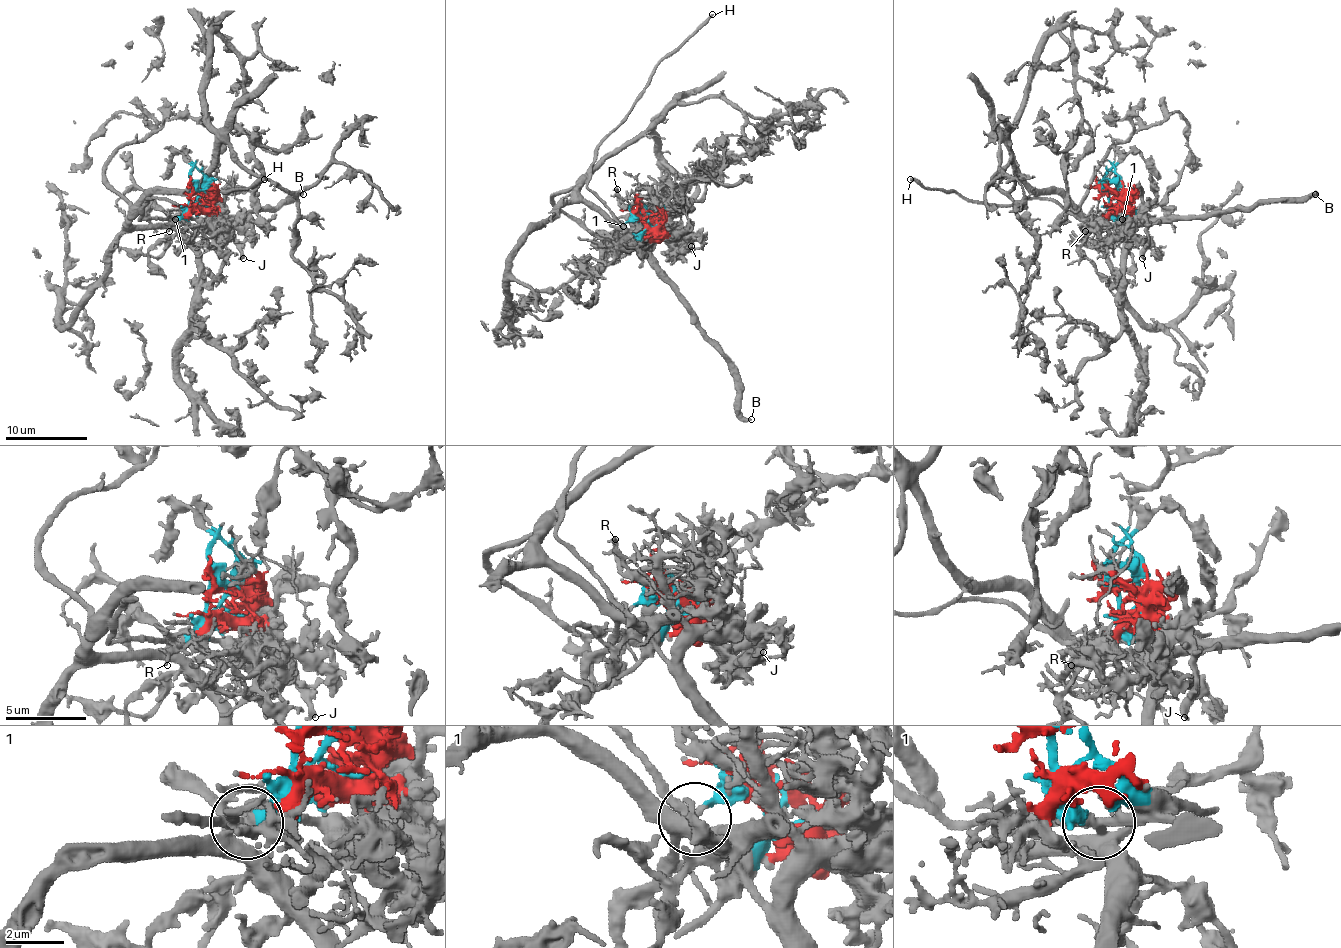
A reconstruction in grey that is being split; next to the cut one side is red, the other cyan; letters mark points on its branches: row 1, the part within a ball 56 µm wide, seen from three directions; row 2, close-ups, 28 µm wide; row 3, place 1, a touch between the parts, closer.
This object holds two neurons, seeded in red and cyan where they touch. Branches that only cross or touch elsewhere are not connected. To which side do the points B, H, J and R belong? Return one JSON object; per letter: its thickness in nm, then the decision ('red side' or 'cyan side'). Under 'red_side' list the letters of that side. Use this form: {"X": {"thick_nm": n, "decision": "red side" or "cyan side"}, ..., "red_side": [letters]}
{"B": {"thick_nm": 400, "decision": "red side"}, "H": {"thick_nm": 280, "decision": "red side"}, "J": {"thick_nm": 400, "decision": "red side"}, "R": {"thick_nm": 190, "decision": "red side"}, "red_side": ["B", "H", "J", "R"]}

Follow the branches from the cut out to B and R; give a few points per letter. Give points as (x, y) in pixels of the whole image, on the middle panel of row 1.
B: (645, 213), (657, 225), (653, 239), (655, 272), (727, 362), (735, 381), (737, 409), (751, 420)
R: (645, 213), (639, 204), (639, 213), (616, 188)

